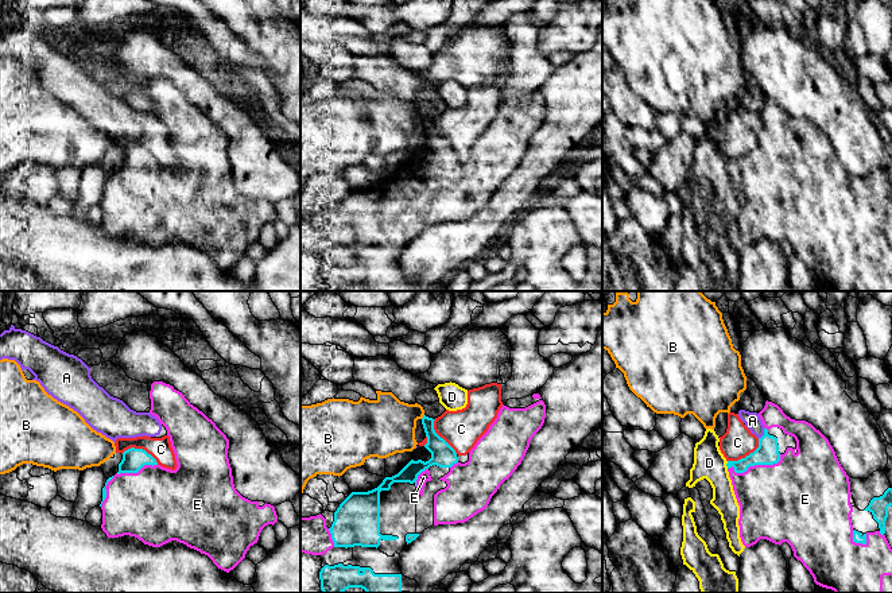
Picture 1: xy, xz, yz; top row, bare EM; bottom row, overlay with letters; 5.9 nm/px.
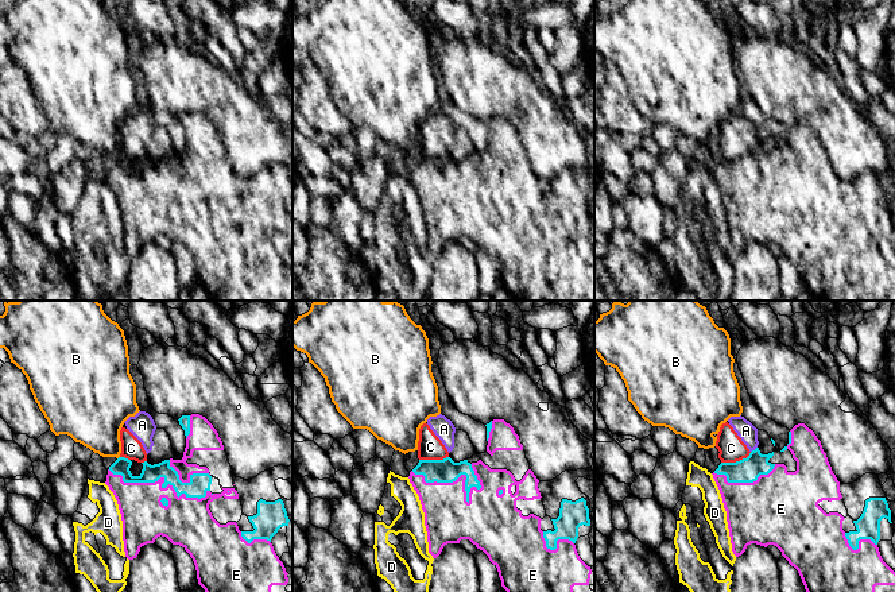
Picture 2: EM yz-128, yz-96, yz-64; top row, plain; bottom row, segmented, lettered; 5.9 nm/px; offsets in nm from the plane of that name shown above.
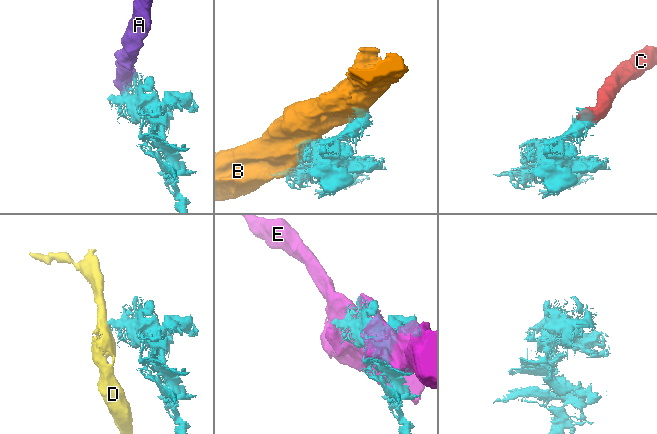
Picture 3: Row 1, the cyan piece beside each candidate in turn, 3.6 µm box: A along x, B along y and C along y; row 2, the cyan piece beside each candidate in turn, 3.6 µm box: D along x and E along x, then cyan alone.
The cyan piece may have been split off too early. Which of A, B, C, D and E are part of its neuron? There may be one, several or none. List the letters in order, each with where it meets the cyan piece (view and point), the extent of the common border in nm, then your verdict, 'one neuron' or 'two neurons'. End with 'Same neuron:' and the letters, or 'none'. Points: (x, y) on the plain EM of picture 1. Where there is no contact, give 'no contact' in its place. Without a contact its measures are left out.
A: yz (764, 131) | 80 nm | two neurons
B: xz (423, 115) | 40 nm | two neurons
C: yz (747, 154) | 240 nm | two neurons
D: yz (726, 163) | 50 nm | two neurons
E: yz (755, 162) | 340 nm | two neurons
Same neuron: none

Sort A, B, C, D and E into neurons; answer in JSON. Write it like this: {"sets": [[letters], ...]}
{"sets": [["A", "C"], ["B"], ["D"], ["E"]]}

